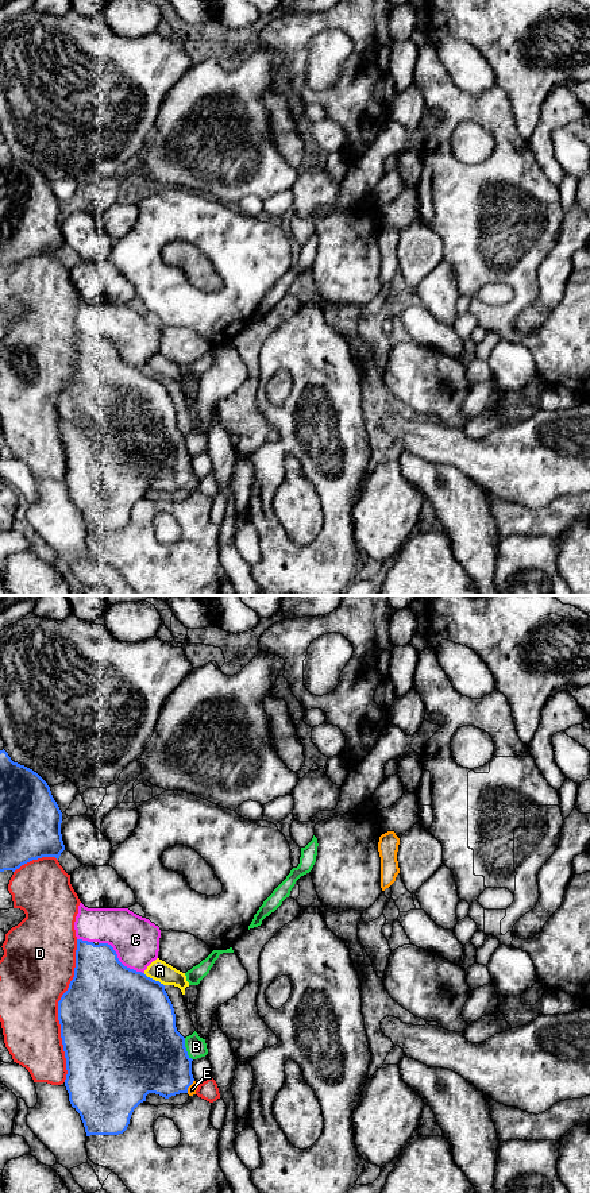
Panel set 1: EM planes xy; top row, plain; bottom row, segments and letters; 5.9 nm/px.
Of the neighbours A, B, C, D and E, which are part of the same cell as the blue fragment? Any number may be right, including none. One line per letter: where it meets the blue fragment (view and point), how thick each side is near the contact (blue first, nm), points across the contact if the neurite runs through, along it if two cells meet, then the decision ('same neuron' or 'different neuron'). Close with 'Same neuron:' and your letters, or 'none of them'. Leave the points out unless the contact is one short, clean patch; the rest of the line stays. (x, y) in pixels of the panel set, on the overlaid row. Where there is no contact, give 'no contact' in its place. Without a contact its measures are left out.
A: meets blue in xy at (154, 980); 500 nm thick on the blue side, 120 nm on the other; different neuron
B: meets blue in xy at (185, 1049); 480 nm thick on the blue side, 120 nm on the other; different neuron
C: meets blue in xy at (118, 960); 460 nm thick on the blue side, 280 nm on the other; different neuron
D: meets blue in xy at (58, 1011); 500 nm thick on the blue side, 400 nm on the other; different neuron
E: meets blue in xy at (189, 1085); 380 nm thick on the blue side, 50 nm on the other; runs through xy (155, 1061), (189, 1085), (192, 1089); same neuron
Same neuron: E

